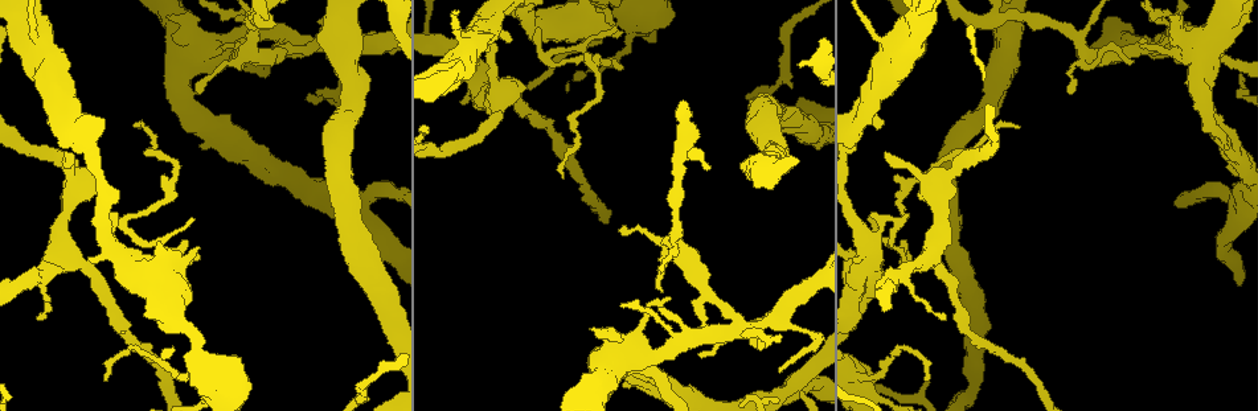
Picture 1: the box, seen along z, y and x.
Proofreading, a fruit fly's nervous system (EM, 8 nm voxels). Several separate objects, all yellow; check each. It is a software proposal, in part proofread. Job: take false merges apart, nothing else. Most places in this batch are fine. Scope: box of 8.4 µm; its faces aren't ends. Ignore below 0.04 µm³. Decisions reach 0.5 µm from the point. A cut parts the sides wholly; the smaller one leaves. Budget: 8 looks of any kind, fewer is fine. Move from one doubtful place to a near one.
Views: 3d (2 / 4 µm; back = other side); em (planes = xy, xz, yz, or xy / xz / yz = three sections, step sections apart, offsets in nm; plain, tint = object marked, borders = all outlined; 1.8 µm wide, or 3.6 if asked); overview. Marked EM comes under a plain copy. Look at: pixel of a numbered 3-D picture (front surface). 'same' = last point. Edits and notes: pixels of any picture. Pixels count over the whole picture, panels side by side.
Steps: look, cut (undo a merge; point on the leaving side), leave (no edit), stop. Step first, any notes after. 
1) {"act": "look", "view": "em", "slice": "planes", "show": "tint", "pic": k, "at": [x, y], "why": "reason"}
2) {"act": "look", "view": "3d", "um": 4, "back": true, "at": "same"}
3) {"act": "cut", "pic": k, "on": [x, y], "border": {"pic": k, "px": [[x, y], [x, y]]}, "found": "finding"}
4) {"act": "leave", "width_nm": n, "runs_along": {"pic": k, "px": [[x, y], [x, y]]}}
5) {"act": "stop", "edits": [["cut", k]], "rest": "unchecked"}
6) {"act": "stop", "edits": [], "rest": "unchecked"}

{"act": "look", "view": "3d", "um": 4, "back": true, "pic": 1, "at": [251, 39], "why": "a narrow waist"}

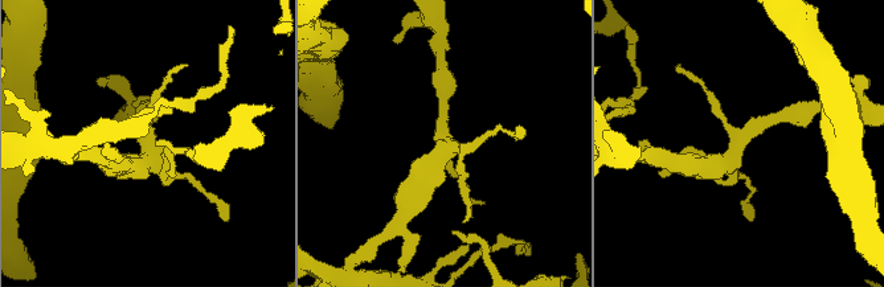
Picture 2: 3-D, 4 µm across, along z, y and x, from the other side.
{"act": "look", "view": "em", "slice": "planes", "show": "borders", "pic": 2, "at": [150, 142]}

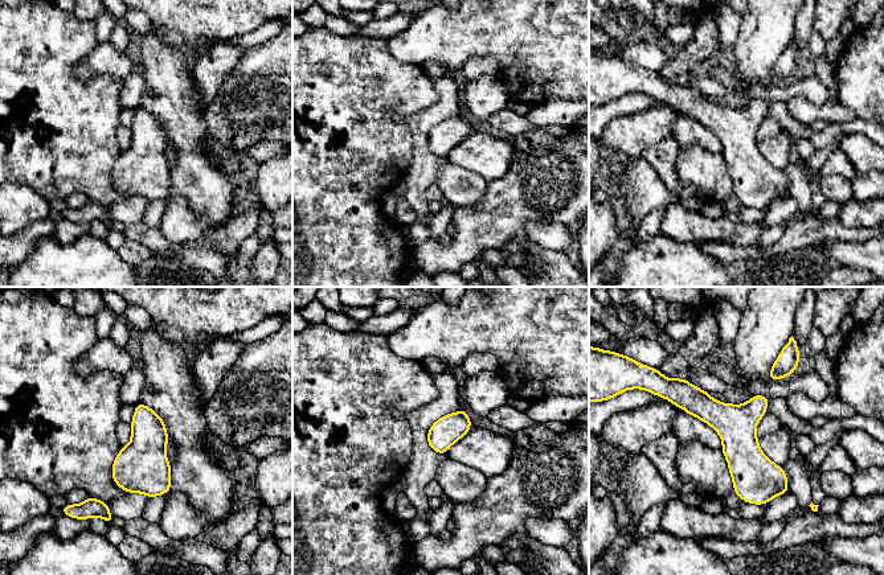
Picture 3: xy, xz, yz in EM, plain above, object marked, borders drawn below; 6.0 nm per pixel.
{"act": "leave", "runs_along": {"pic": 3, "px": [[670, 394], [707, 409], [785, 489]]}, "found": "all the same neuron"}

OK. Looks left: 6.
{"act": "look", "view": "em", "slice": "planes", "show": "borders", "pic": 1, "at": [864, 243], "why": "arms part here"}

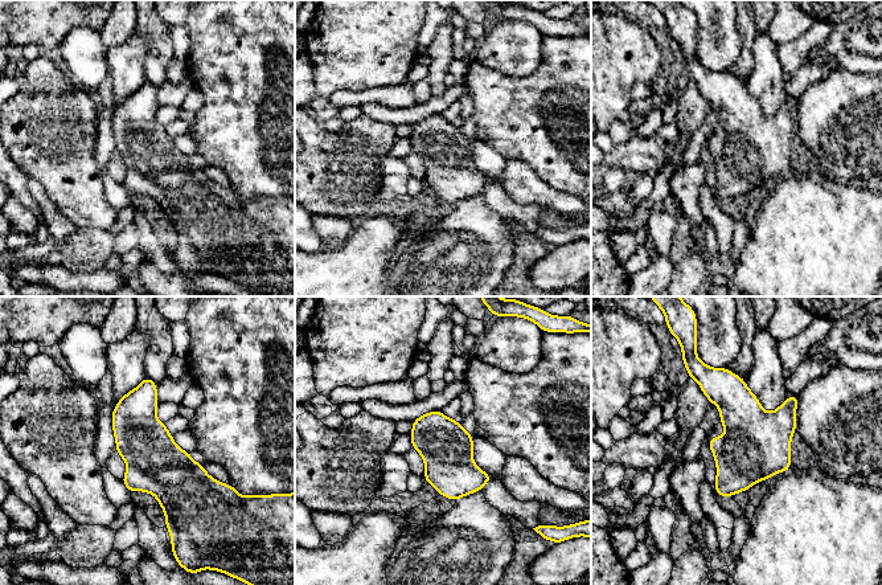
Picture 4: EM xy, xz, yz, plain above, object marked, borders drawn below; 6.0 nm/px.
{"act": "leave", "width_nm": 320, "found": "continuous, no second neuron"}

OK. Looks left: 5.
{"act": "look", "view": "3d", "um": 4, "pic": 1, "at": [310, 47], "why": "narrows sharply"}

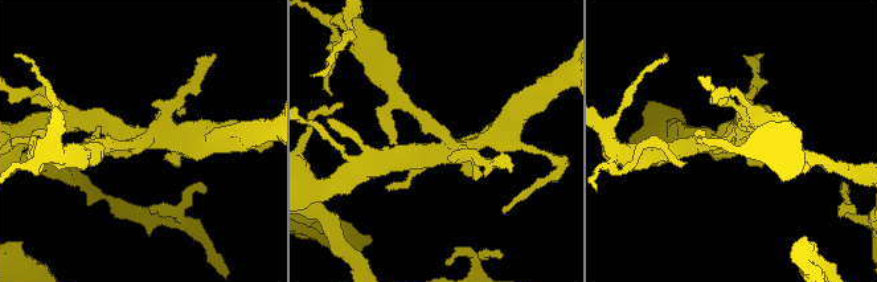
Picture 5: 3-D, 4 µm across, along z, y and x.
{"act": "look", "view": "em", "slice": "planes", "show": "tint", "pic": 5, "at": [734, 141], "why": "now the EM"}

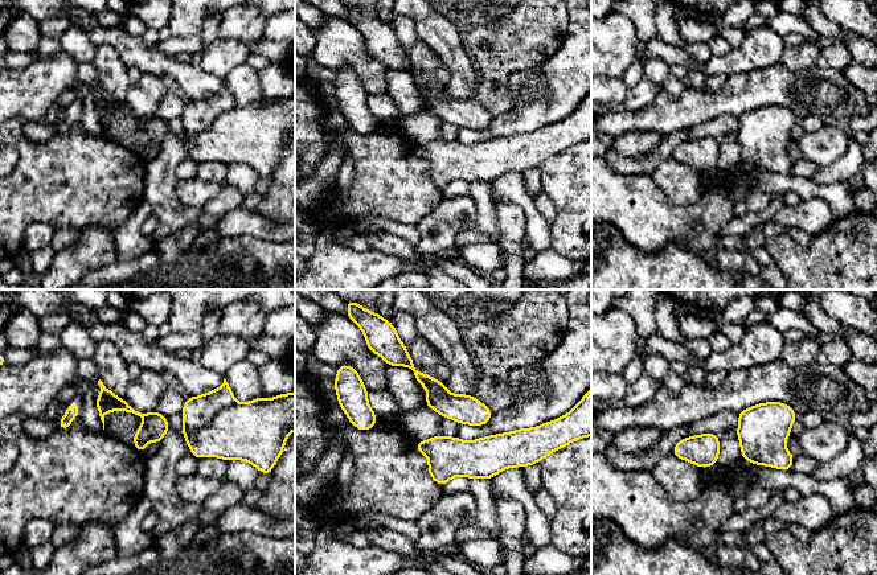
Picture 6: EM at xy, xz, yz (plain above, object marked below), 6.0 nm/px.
{"act": "cut", "pic": 6, "on": [199, 411], "border": {"pic": 6, "px": [[232, 403], [205, 426], [183, 430]]}, "found": "two neurons meet here"}

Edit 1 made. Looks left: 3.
{"act": "stop", "edits": [["cut", 6]], "rest": "unchecked"}

